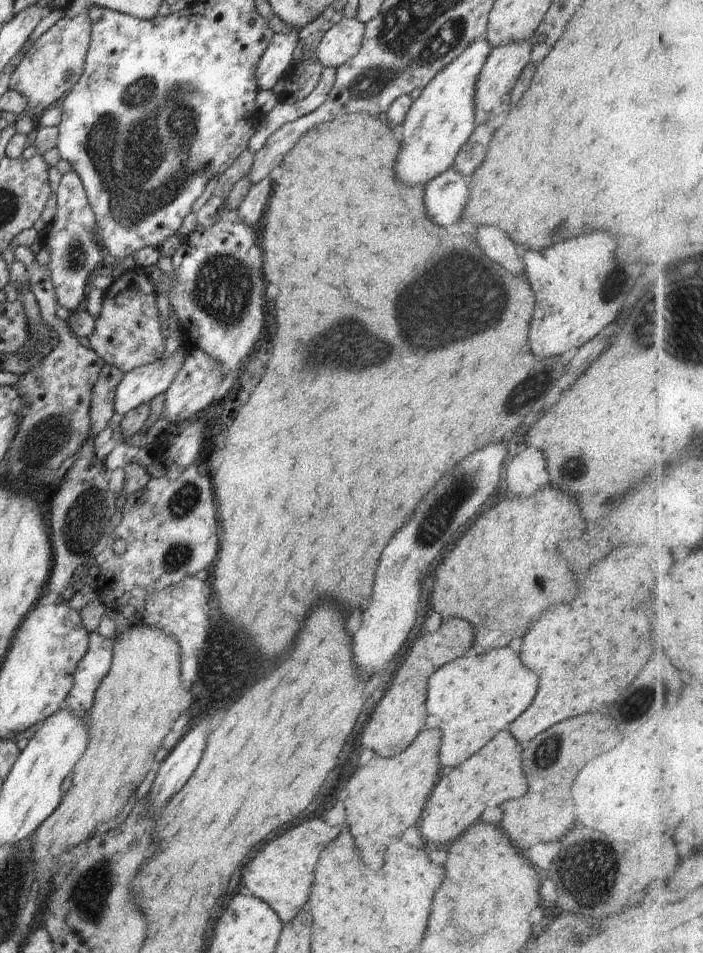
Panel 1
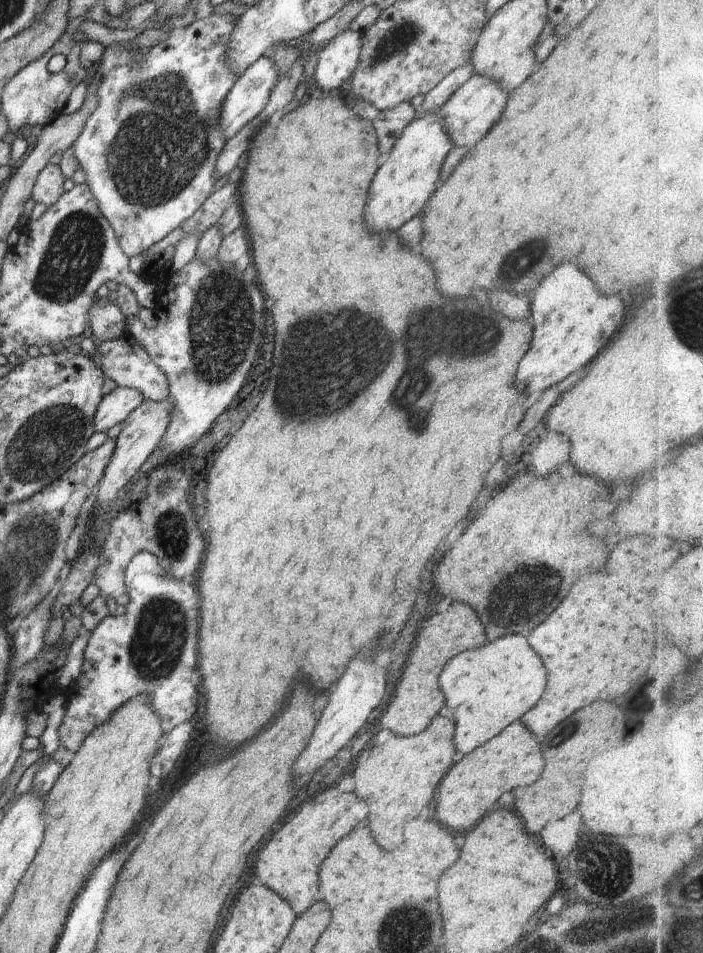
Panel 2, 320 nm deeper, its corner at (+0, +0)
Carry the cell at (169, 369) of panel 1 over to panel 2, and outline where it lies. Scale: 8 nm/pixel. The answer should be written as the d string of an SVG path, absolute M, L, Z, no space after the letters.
M117 386L112 392L103 395L94 415L93 429L95 432L110 430L128 418L143 402L144 398L137 390Z

